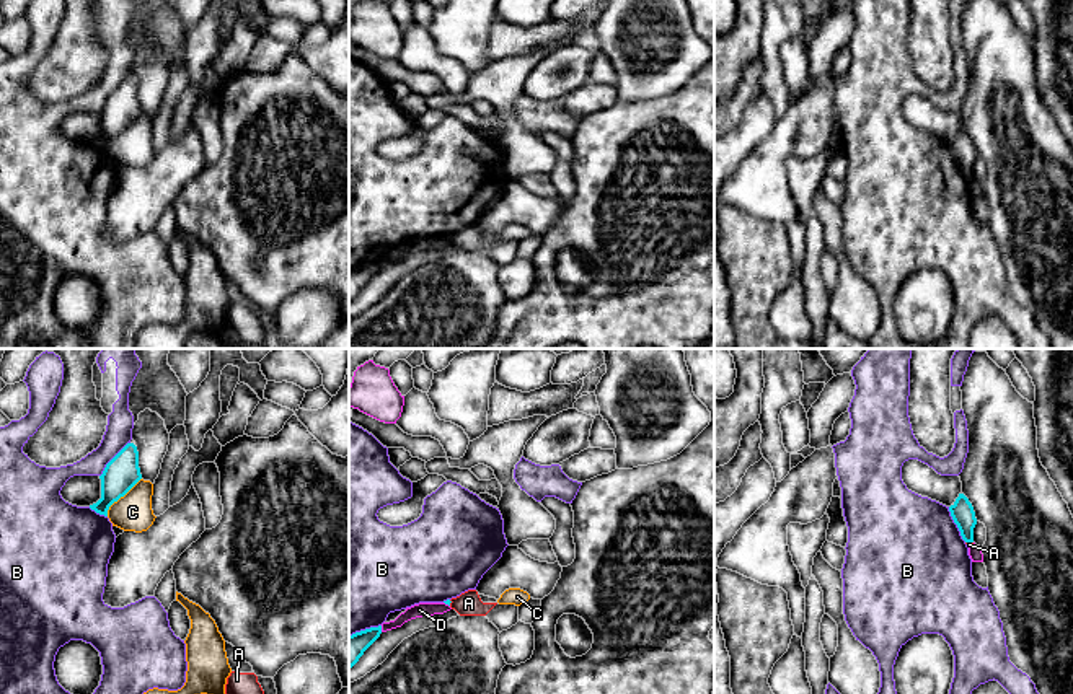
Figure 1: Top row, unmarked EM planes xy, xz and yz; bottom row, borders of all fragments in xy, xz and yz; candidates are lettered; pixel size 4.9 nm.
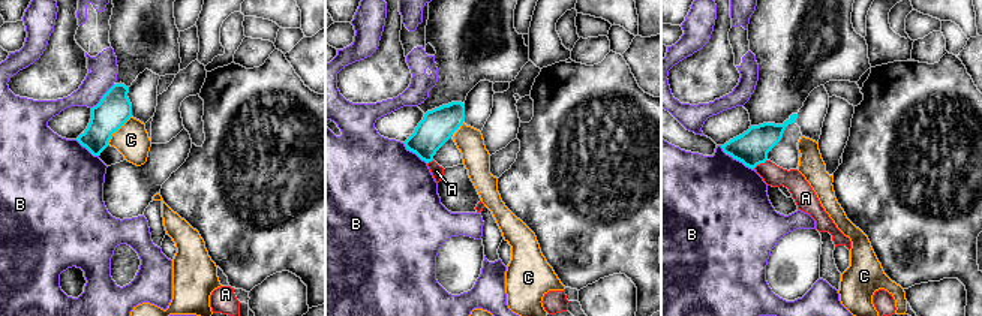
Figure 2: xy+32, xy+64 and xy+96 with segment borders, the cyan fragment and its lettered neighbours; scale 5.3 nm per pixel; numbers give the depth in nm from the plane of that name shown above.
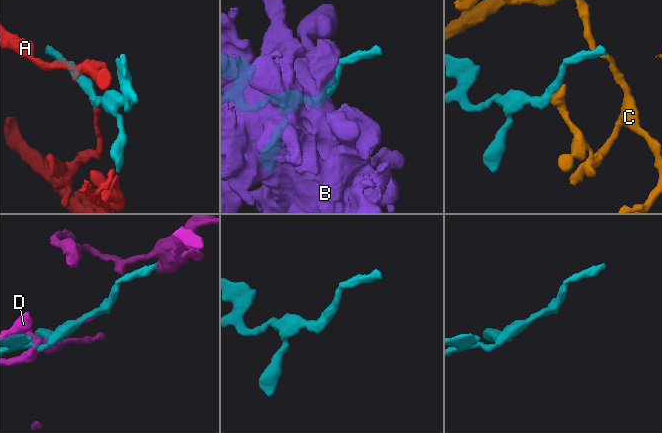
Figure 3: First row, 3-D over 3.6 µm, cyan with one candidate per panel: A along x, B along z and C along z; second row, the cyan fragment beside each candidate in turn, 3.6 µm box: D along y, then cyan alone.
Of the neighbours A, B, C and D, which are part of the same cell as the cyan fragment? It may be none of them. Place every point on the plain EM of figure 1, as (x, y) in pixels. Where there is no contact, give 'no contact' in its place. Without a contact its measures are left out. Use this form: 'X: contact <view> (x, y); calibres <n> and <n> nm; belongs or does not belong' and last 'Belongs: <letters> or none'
A: contact yz (969, 176); calibres 120 and 20 nm; belongs
B: contact xy (111, 95); calibres 170 and 130 nm; does not belong
C: contact xy (121, 131); calibres 170 and 190 nm; does not belong
D: contact xz (380, 264); calibres 140 and 70 nm; does not belong
Belongs: A

